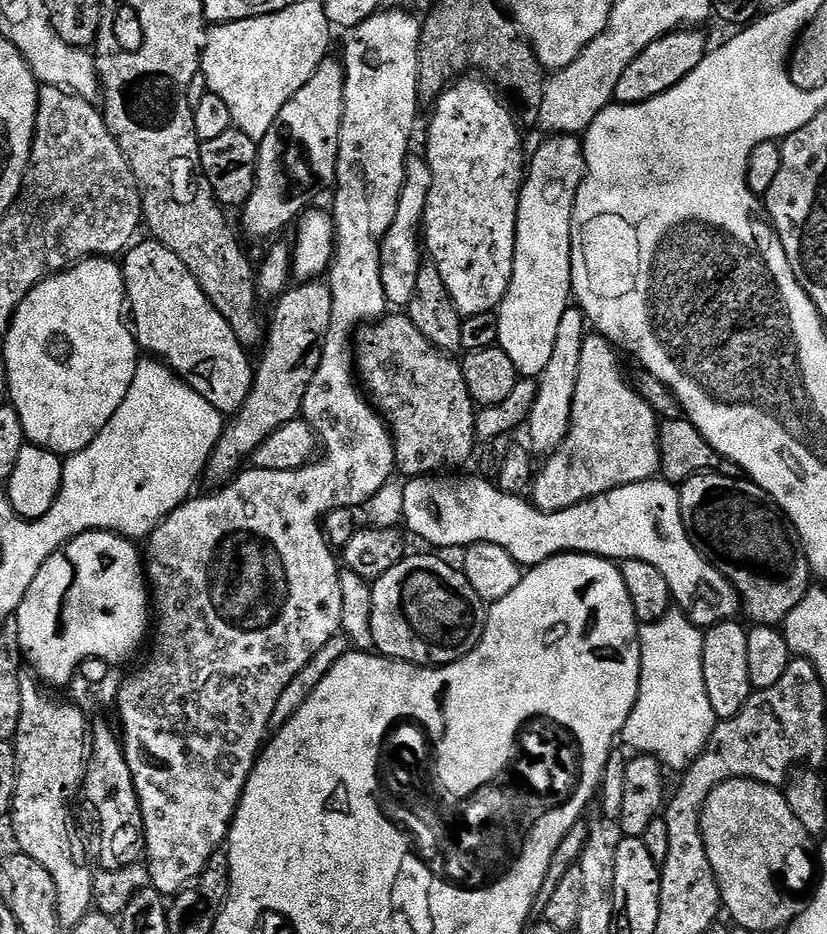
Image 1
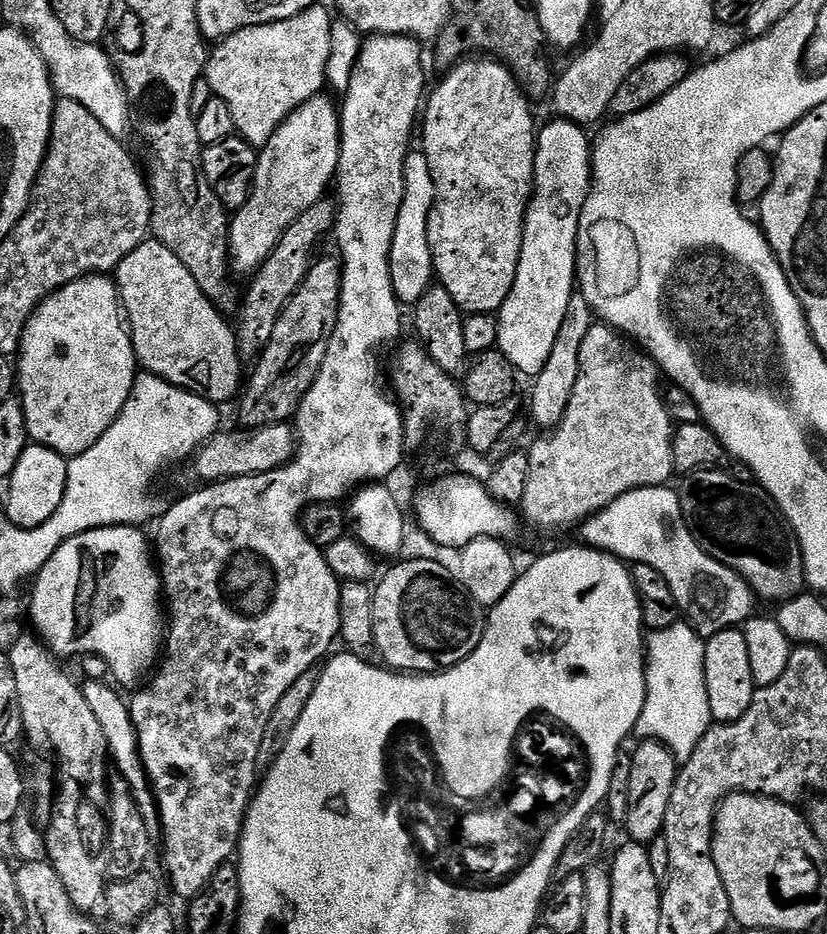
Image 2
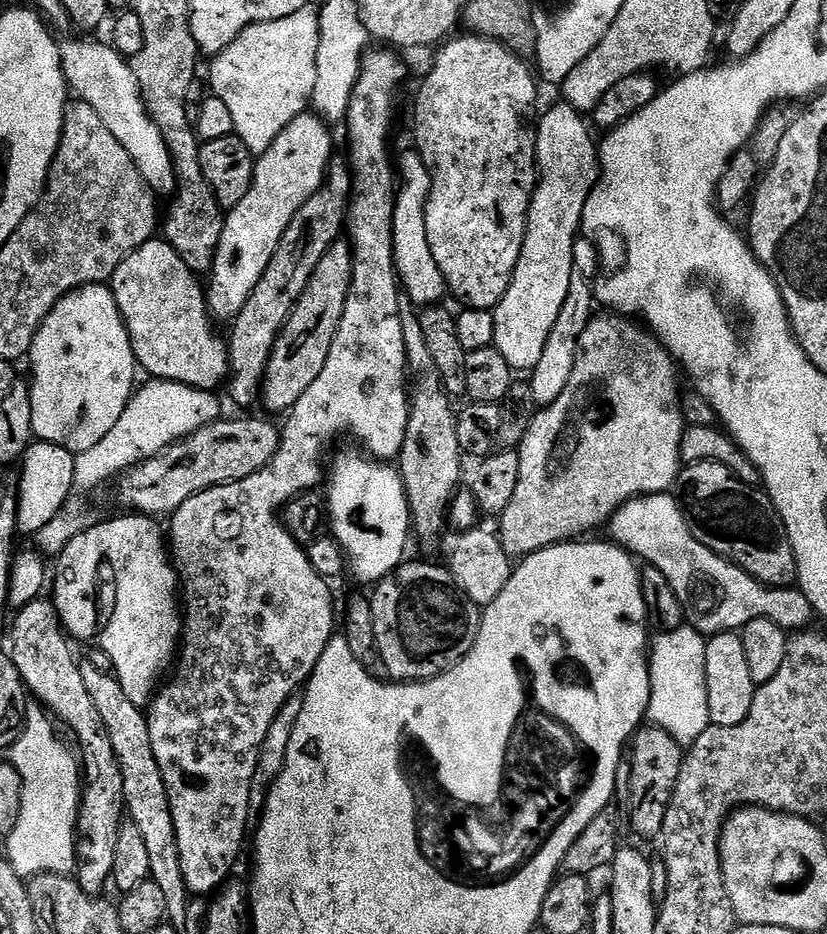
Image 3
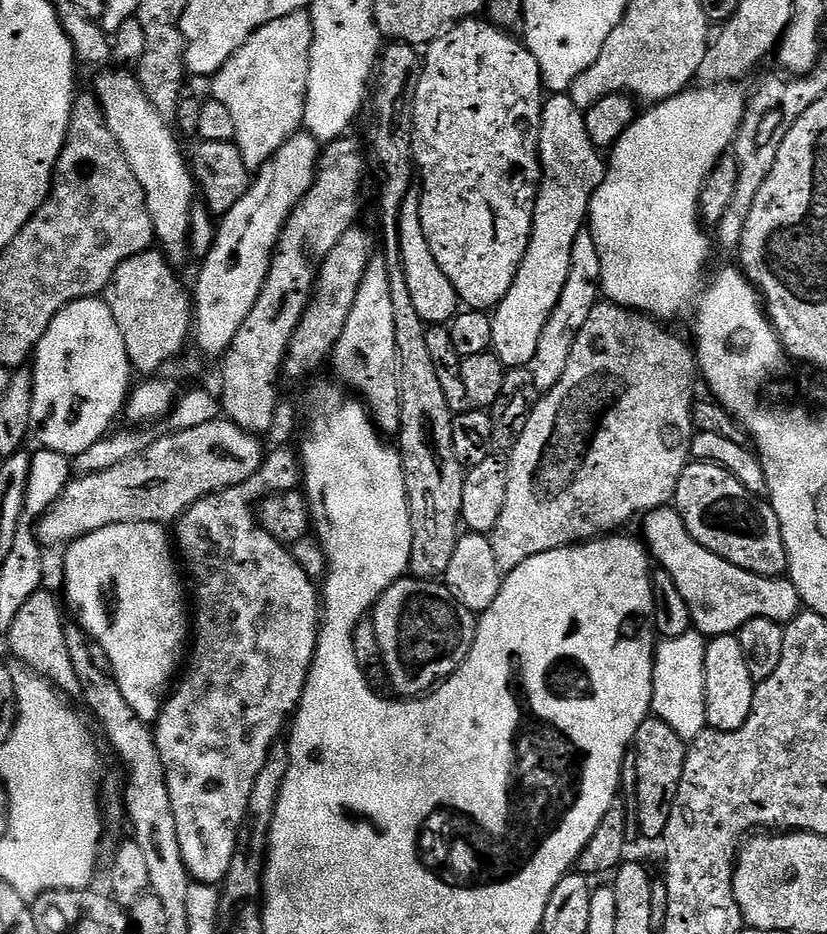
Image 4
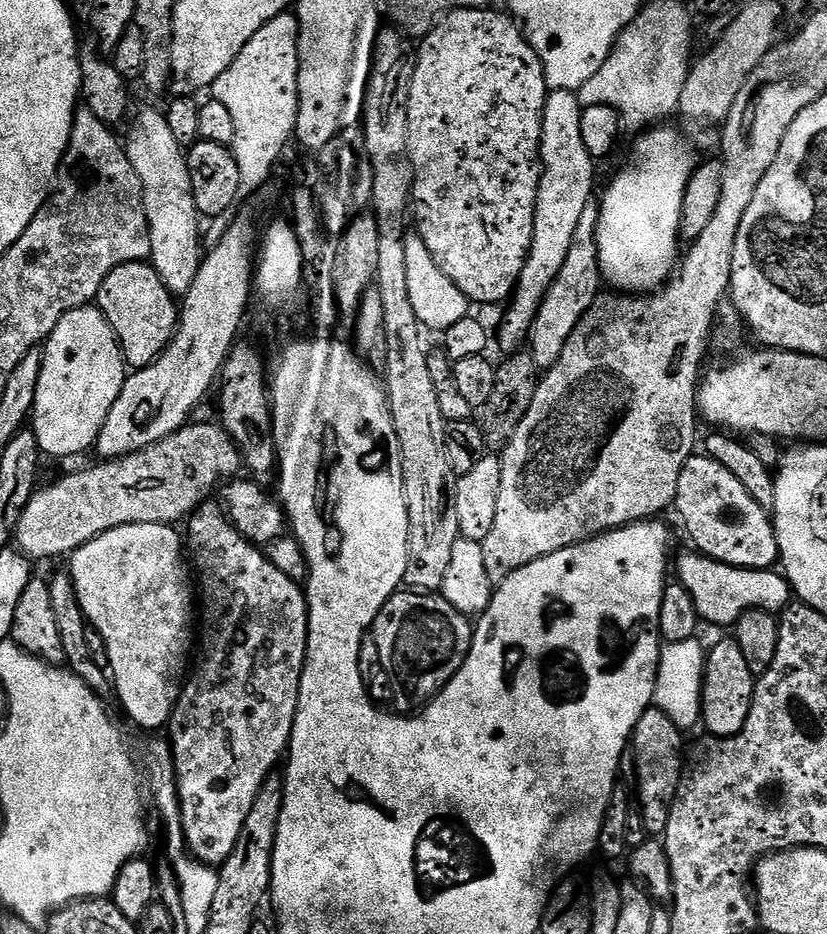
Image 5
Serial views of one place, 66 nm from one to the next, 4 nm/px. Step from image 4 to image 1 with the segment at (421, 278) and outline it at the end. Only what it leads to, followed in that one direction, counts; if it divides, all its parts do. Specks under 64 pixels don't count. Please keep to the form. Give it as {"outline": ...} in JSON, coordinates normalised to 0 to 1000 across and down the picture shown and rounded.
{"outline":[[[495,170],[493,183],[489,186],[489,202],[484,209],[484,219],[474,245],[464,252],[459,260],[459,279],[462,281],[462,306],[467,310],[470,327],[479,332],[492,331],[501,319],[505,306],[505,289],[510,282],[510,241],[515,212],[522,198],[522,183],[516,170]]]}

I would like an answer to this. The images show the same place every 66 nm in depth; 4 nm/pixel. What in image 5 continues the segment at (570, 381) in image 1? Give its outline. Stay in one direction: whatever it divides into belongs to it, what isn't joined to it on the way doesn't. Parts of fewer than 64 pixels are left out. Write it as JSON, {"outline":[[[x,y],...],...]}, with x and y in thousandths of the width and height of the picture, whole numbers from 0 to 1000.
{"outline":[[[719,217],[711,218],[709,225],[704,225],[699,246],[694,246],[689,268],[684,268],[680,289],[675,289],[665,310],[658,316],[657,323],[653,324],[653,331],[643,346],[643,354],[640,355],[636,365],[649,395],[667,394],[670,388],[675,388],[675,383],[680,383],[680,374],[684,372],[689,358],[694,358],[694,353],[704,345],[709,332],[713,332],[721,318],[727,316],[728,292],[723,276],[723,263],[721,262],[721,243],[724,237],[724,222]]]}

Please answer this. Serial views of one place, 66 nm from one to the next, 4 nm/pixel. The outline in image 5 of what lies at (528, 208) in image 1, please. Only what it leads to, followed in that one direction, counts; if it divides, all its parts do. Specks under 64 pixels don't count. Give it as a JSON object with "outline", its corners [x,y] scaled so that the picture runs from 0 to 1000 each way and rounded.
{"outline":[[[664,97],[663,107],[658,110],[653,149],[653,202],[648,213],[643,262],[629,301],[624,303],[623,314],[613,327],[614,335],[605,347],[602,366],[612,379],[625,376],[637,365],[653,324],[665,310],[675,289],[680,289],[680,281],[684,276],[684,268],[689,268],[694,246],[699,246],[704,225],[709,225],[709,221],[718,214],[716,204],[721,201],[723,176],[704,153],[703,119],[701,105],[696,99]]]}

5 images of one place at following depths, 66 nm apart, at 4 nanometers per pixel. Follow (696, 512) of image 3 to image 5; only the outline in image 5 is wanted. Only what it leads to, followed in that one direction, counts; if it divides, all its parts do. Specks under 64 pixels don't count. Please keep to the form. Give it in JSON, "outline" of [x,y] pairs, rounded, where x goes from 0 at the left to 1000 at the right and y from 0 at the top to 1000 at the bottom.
{"outline":[[[839,486],[825,499],[815,548],[827,556],[827,565],[842,581],[838,582],[840,590],[889,608],[933,610],[940,607],[943,590],[930,545],[917,542],[907,525],[902,525],[878,499],[860,493],[856,487]]]}

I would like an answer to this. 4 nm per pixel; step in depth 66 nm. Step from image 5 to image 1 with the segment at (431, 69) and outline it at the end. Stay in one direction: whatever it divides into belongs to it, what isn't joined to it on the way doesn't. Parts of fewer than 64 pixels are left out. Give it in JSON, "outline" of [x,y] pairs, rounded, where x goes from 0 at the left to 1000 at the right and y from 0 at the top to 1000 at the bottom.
{"outline":[[[557,84],[545,90],[543,90],[539,97],[527,106],[525,109],[525,116],[527,116],[527,121],[522,124],[522,130],[518,133],[518,164],[515,164],[515,170],[520,182],[522,183],[522,198],[518,204],[518,211],[515,212],[515,225],[513,226],[513,238],[510,241],[510,261],[520,273],[521,282],[530,285],[530,293],[534,293],[534,302],[539,302],[539,310],[544,310],[544,319],[549,319],[549,328],[556,334],[557,339],[572,338],[573,336],[588,336],[589,334],[600,334],[603,331],[606,323],[609,321],[609,316],[612,310],[617,306],[619,301],[619,290],[622,289],[622,268],[624,267],[624,234],[626,233],[626,216],[629,215],[629,201],[634,198],[634,190],[636,187],[636,163],[634,167],[634,150],[629,147],[630,134],[626,132],[624,134],[624,128],[619,125],[619,120],[603,107],[602,104],[595,100],[595,94],[590,90],[584,90],[580,86],[566,86],[567,84]]]}

